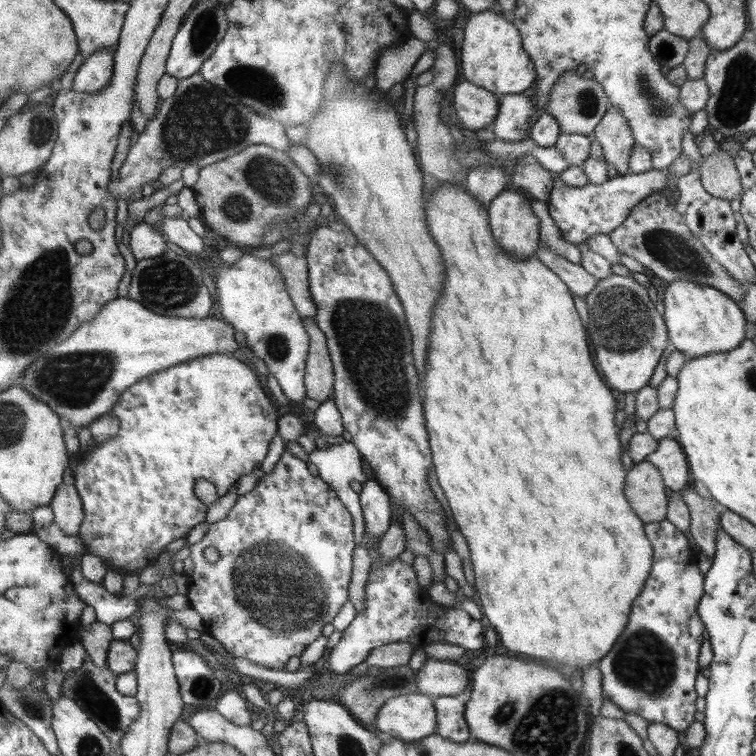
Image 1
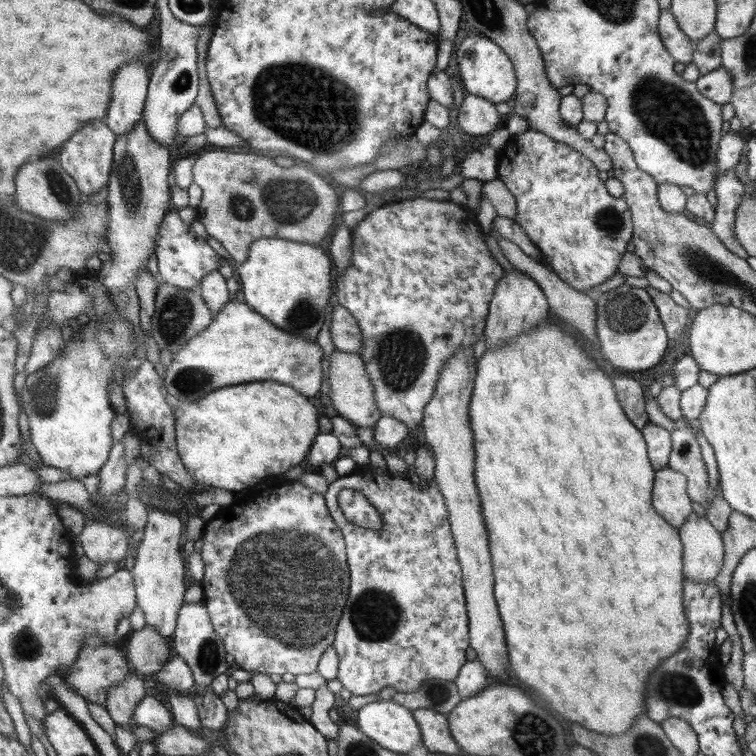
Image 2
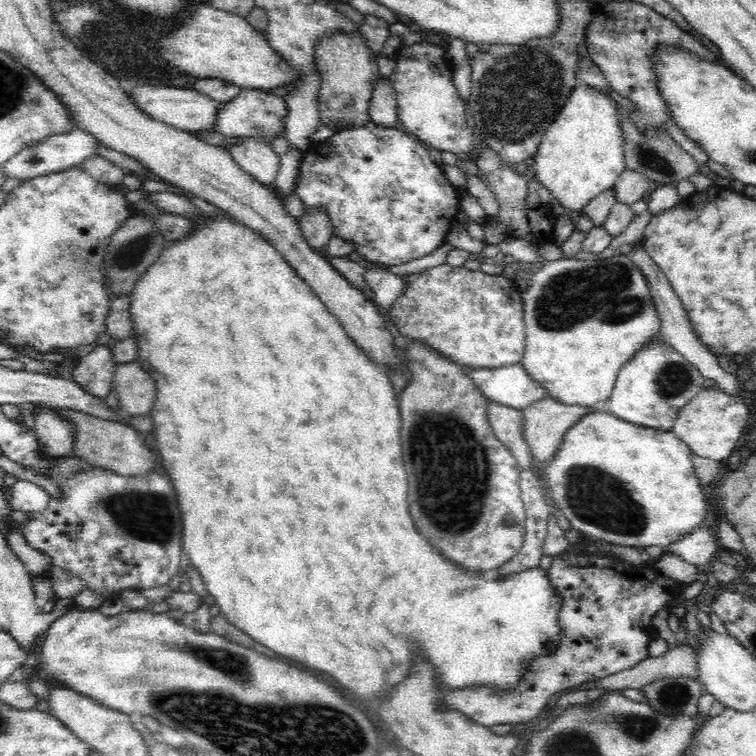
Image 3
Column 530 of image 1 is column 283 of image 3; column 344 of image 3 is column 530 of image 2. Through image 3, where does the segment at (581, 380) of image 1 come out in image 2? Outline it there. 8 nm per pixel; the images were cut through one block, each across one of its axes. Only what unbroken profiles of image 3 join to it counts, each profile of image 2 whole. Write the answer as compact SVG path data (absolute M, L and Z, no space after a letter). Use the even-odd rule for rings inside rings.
M548 320L520 336L509 338L502 346L487 348L477 362L469 415L474 437L474 484L488 533L494 568L494 598L498 600L498 610L506 630L511 669L522 684L532 688L562 718L602 735L622 735L641 714L645 714L646 678L662 660L666 660L666 656L672 656L682 648L682 642L689 633L682 599L685 579L682 543L678 529L665 522L653 508L652 488L656 471L647 456L642 431L628 420L618 402L613 380L584 352L582 341L566 334L562 327L548 323Z

